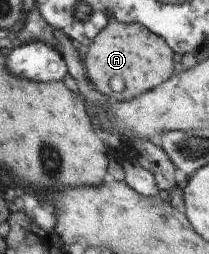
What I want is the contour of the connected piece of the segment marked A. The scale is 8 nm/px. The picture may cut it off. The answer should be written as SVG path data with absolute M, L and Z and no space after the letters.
M137 23L106 24L88 44L83 58L84 74L103 96L122 101L143 94L165 82L173 70L172 50L160 36Z

